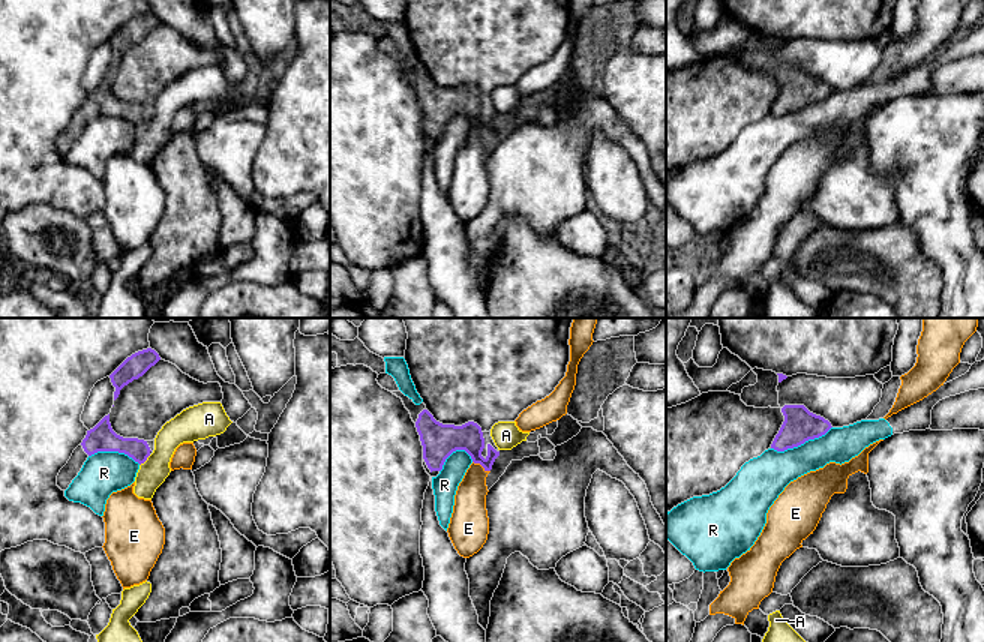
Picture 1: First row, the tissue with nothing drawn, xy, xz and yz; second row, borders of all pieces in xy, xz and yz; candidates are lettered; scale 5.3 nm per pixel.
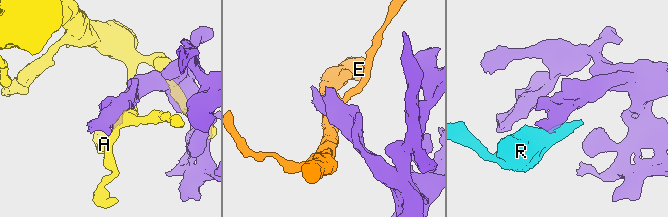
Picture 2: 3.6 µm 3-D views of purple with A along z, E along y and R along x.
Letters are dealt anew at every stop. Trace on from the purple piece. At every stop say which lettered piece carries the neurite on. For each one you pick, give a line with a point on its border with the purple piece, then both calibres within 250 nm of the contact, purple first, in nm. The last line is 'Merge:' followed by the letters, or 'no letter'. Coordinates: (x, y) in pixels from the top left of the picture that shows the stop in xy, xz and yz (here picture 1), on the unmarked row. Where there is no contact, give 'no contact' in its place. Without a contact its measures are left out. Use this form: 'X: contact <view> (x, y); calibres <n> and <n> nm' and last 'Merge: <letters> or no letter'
Merge: no letter

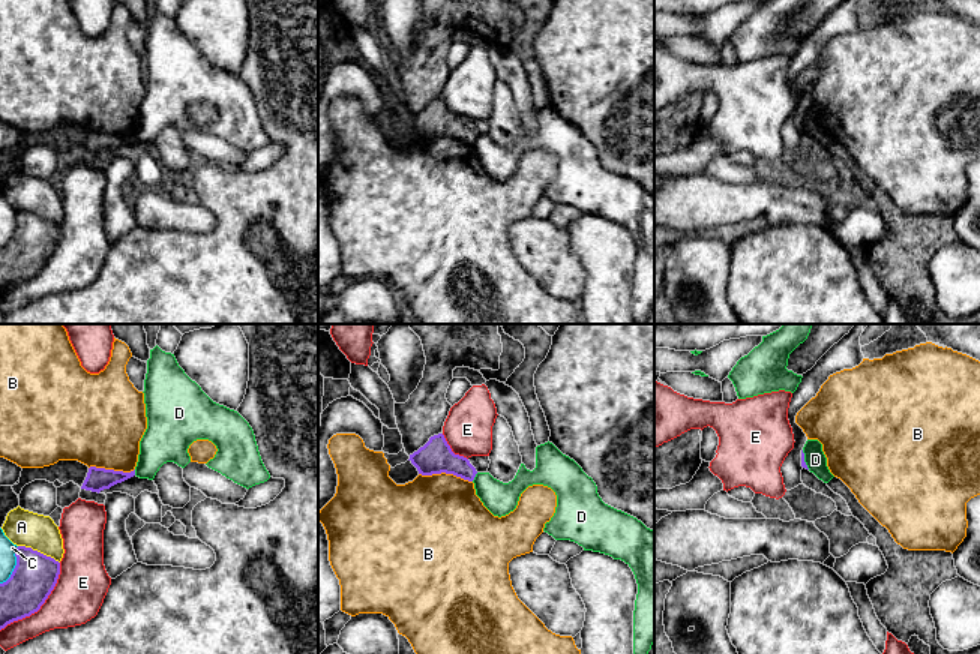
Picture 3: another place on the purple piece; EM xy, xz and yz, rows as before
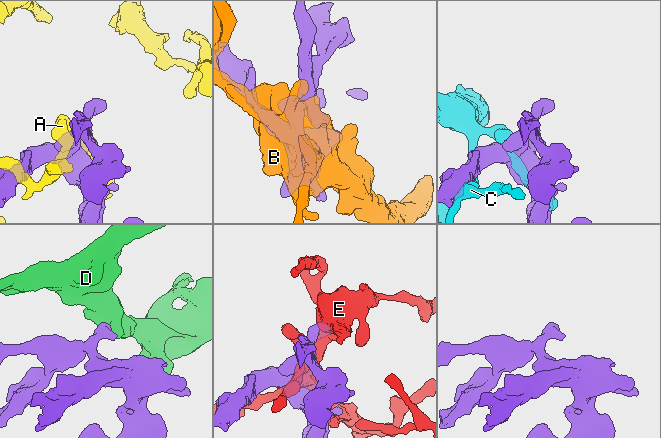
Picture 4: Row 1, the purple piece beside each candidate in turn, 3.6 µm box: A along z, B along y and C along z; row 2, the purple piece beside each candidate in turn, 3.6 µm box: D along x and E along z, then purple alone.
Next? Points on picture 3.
Merge: no letter

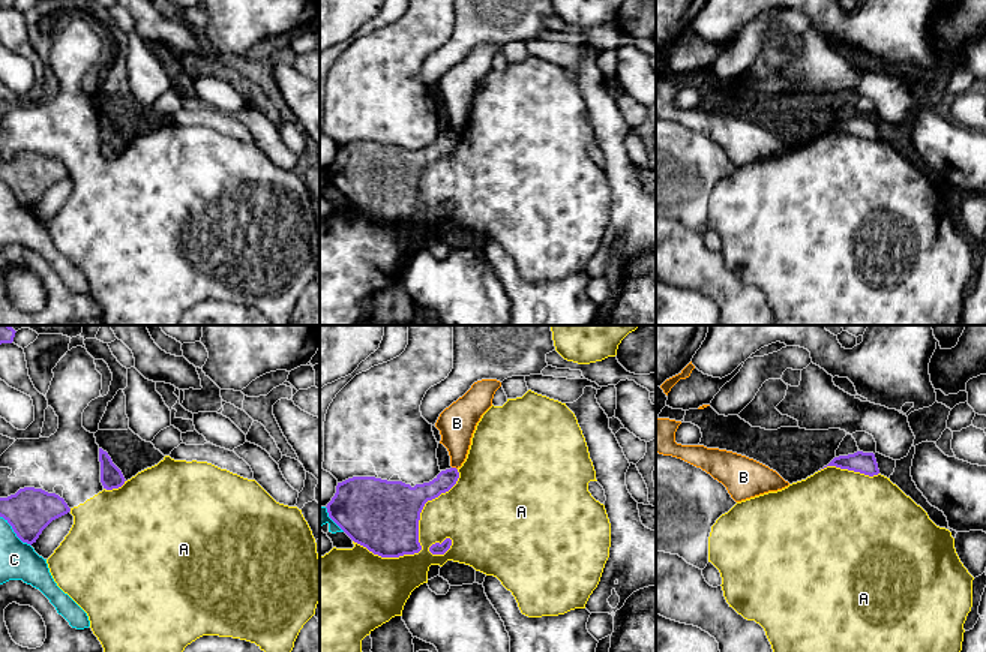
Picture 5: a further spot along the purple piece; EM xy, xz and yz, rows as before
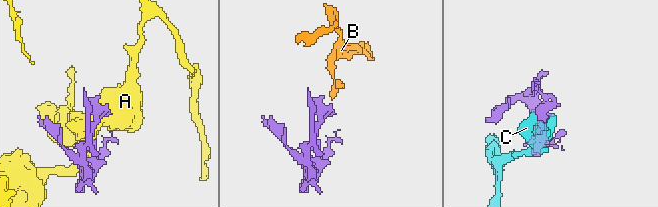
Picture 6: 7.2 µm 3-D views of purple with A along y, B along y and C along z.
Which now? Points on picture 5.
Merge: no letter

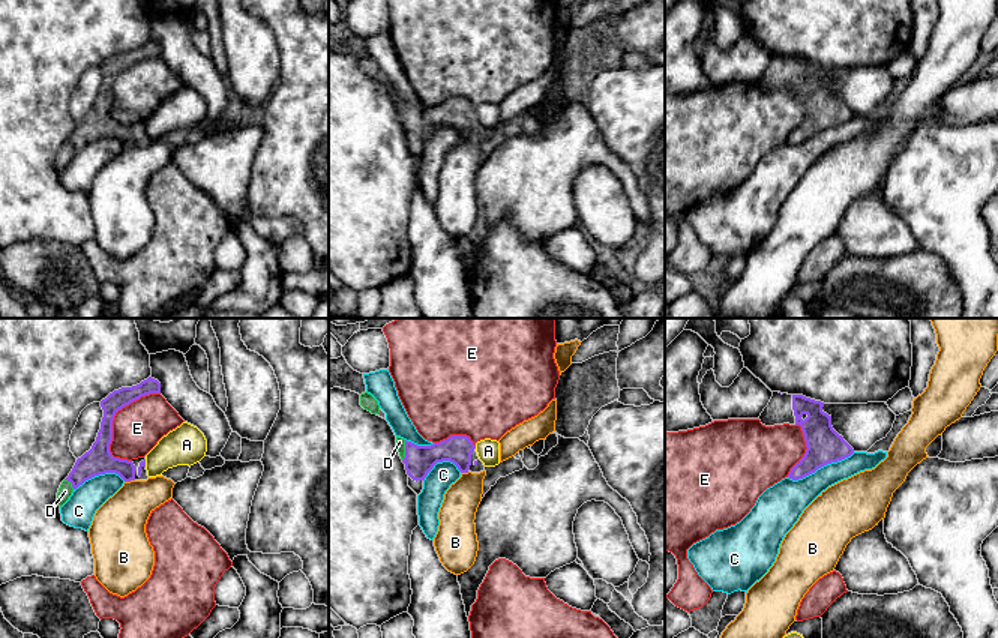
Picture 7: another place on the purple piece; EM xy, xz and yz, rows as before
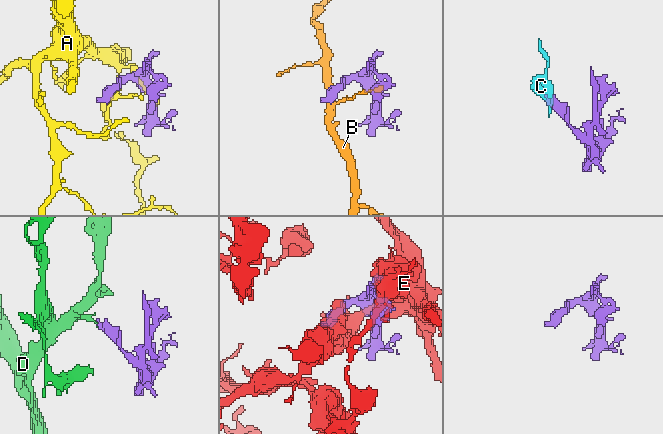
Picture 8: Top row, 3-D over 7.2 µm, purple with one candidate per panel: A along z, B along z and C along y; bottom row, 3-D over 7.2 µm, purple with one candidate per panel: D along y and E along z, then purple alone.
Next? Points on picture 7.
D: contact xz (405, 114); calibres 160 and 50 nm
Merge: D

